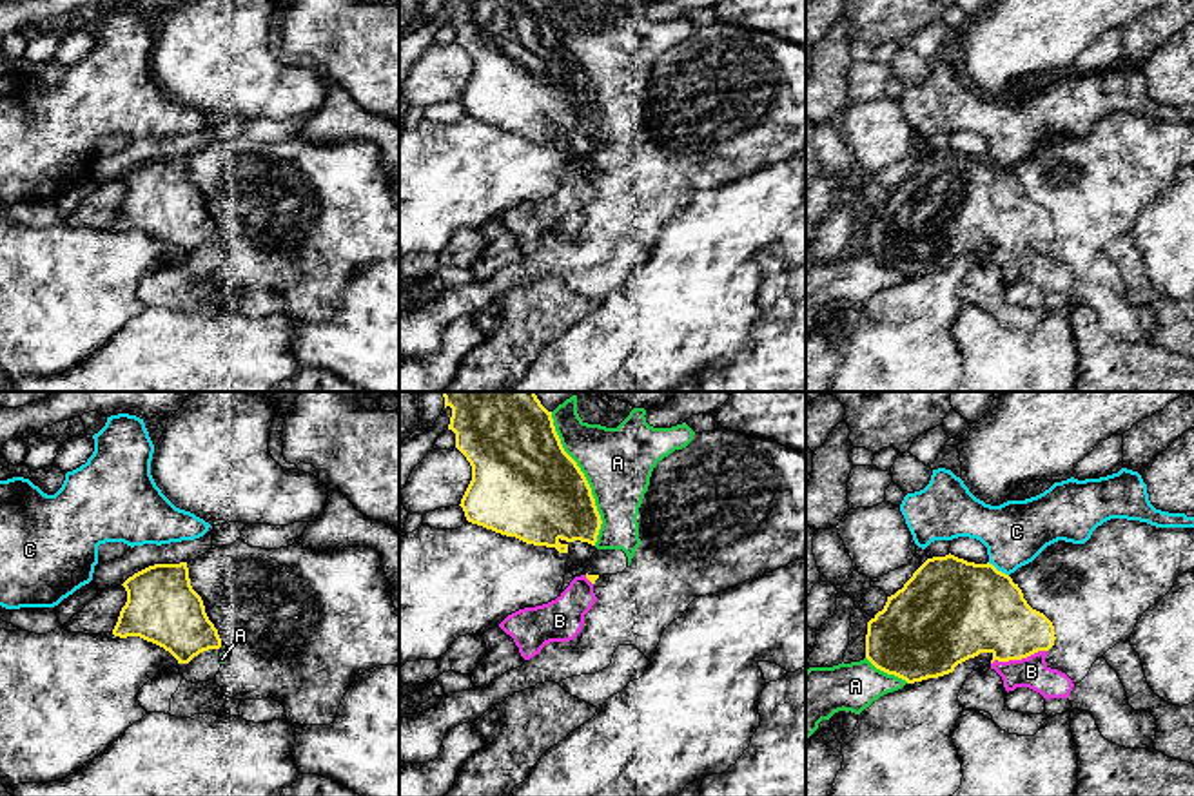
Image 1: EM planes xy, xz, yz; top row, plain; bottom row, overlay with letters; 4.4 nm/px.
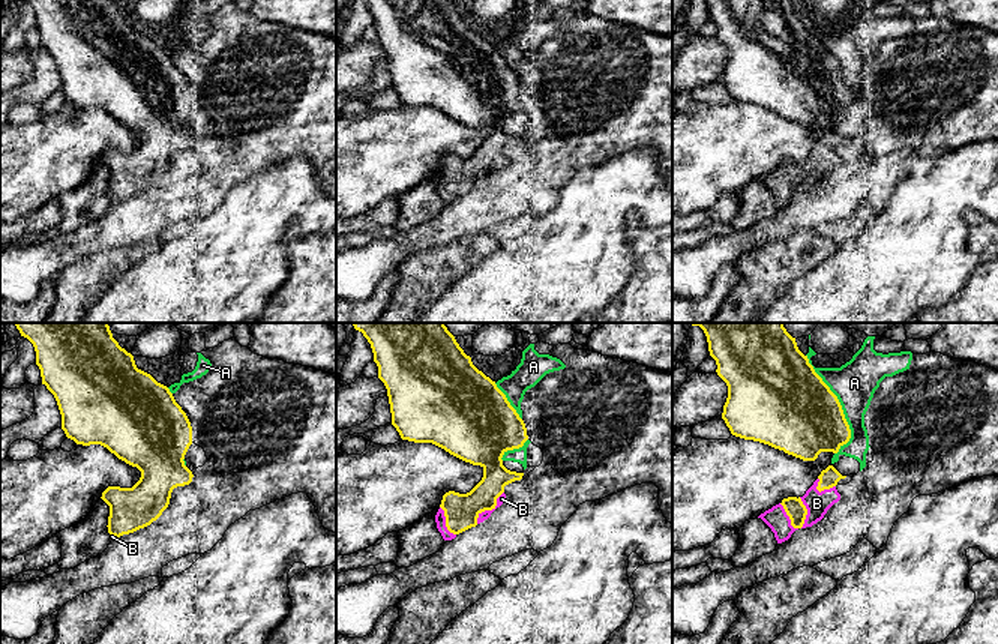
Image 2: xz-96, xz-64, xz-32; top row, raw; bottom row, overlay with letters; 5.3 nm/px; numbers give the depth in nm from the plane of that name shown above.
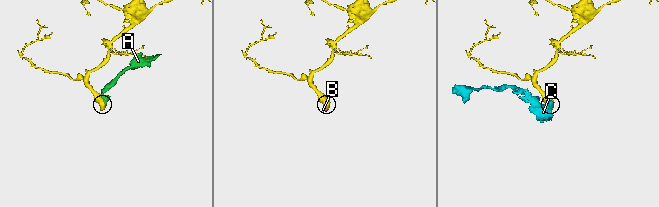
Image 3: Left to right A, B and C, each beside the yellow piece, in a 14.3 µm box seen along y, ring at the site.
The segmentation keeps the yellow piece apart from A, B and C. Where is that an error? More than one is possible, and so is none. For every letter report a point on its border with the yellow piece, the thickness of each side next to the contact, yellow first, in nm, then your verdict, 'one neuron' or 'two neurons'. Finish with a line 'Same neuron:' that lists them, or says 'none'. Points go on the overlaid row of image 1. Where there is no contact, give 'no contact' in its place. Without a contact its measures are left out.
A: meets yellow in xz at (585, 479); 460 nm thick on the yellow side, 320 nm on the other; two neurons
B: meets yellow in yz at (1018, 659); 360 nm thick on the yellow side, 140 nm on the other; one neuron
C: meets yellow in yz at (997, 570); 440 nm thick on the yellow side, 280 nm on the other; two neurons
Same neuron: B

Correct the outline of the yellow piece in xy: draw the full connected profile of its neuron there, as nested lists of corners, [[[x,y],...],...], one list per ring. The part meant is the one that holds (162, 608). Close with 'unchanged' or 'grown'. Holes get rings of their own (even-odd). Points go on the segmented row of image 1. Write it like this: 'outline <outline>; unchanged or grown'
outline [[[187,562],[149,566],[122,586],[127,602],[113,629],[114,636],[140,636],[169,651],[178,664],[221,647],[218,629],[191,586]]]; unchanged

